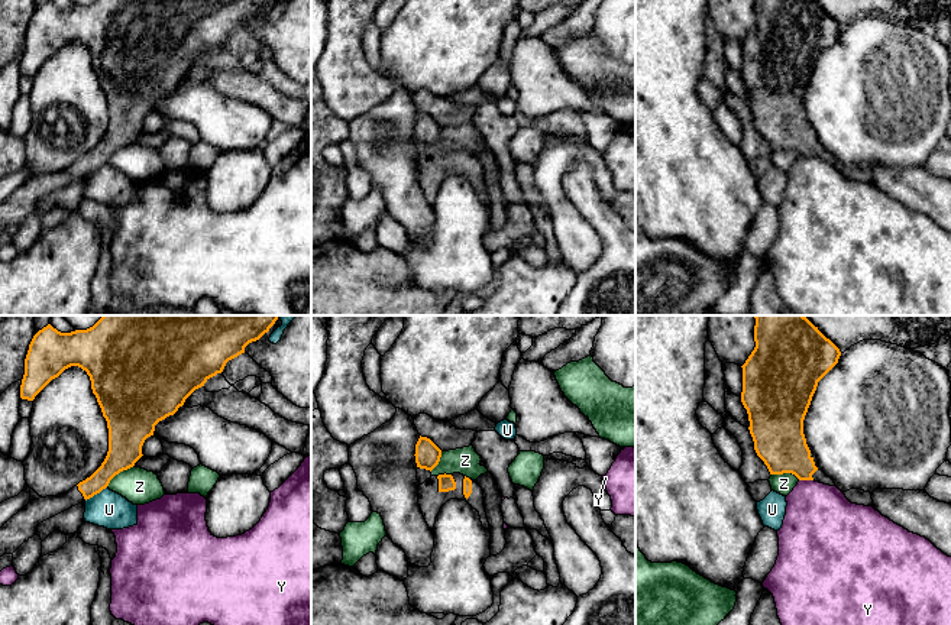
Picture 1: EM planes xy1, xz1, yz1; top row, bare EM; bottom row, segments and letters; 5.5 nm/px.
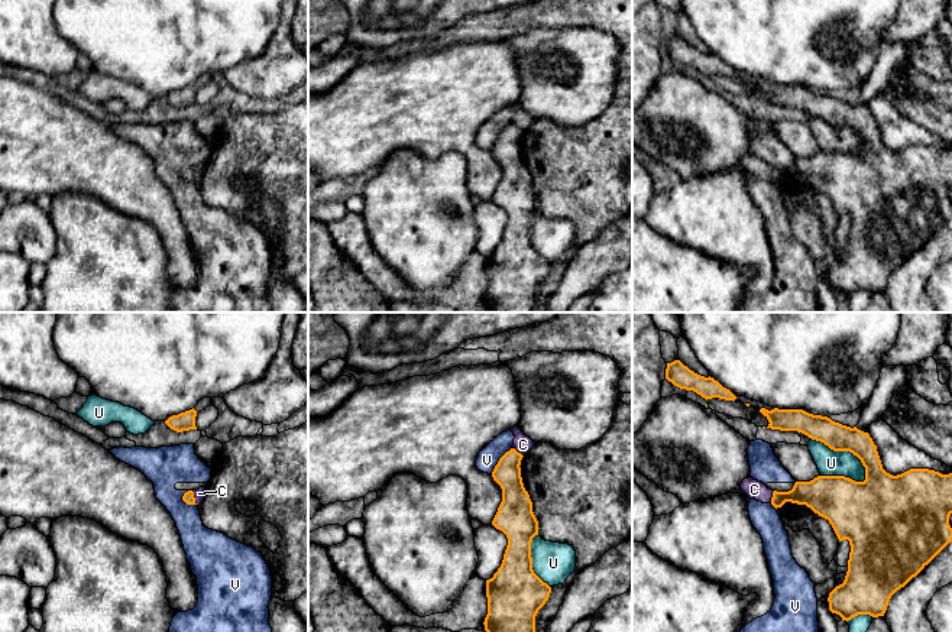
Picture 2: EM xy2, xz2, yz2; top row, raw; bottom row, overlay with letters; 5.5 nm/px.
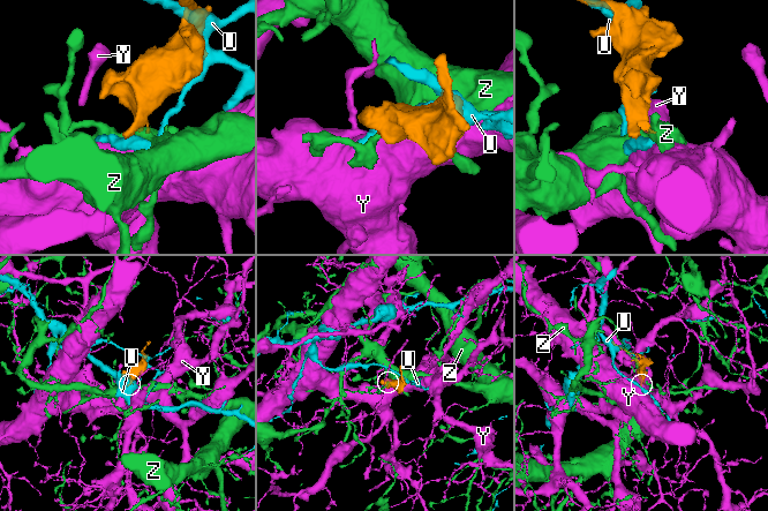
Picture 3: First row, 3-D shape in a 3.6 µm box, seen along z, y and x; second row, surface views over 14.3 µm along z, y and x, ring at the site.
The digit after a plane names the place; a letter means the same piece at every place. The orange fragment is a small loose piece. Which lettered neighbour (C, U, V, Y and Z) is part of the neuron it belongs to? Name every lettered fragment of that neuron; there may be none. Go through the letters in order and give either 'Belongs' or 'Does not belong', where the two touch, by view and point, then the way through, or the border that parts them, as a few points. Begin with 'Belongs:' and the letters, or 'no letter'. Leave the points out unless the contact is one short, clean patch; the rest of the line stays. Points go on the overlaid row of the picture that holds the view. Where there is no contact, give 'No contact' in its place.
Belongs: no letter
C: Does not belong. Touches orange at xy2 (194, 498). Boundary: xy2 (191, 490), (197, 504)
U: Does not belong. Touches orange at yz2 (845, 450)
V: Does not belong. Touches orange at xz2 (499, 460). Boundary: xz2 (511, 447), (491, 473)
Y: Does not belong. Touches orange at yz1 (806, 479). Boundary: yz1 (799, 479), (812, 481)
Z: Does not belong. Touches orange at xy1 (117, 473). Boundary: xy1 (132, 466), (120, 470), (106, 486)

